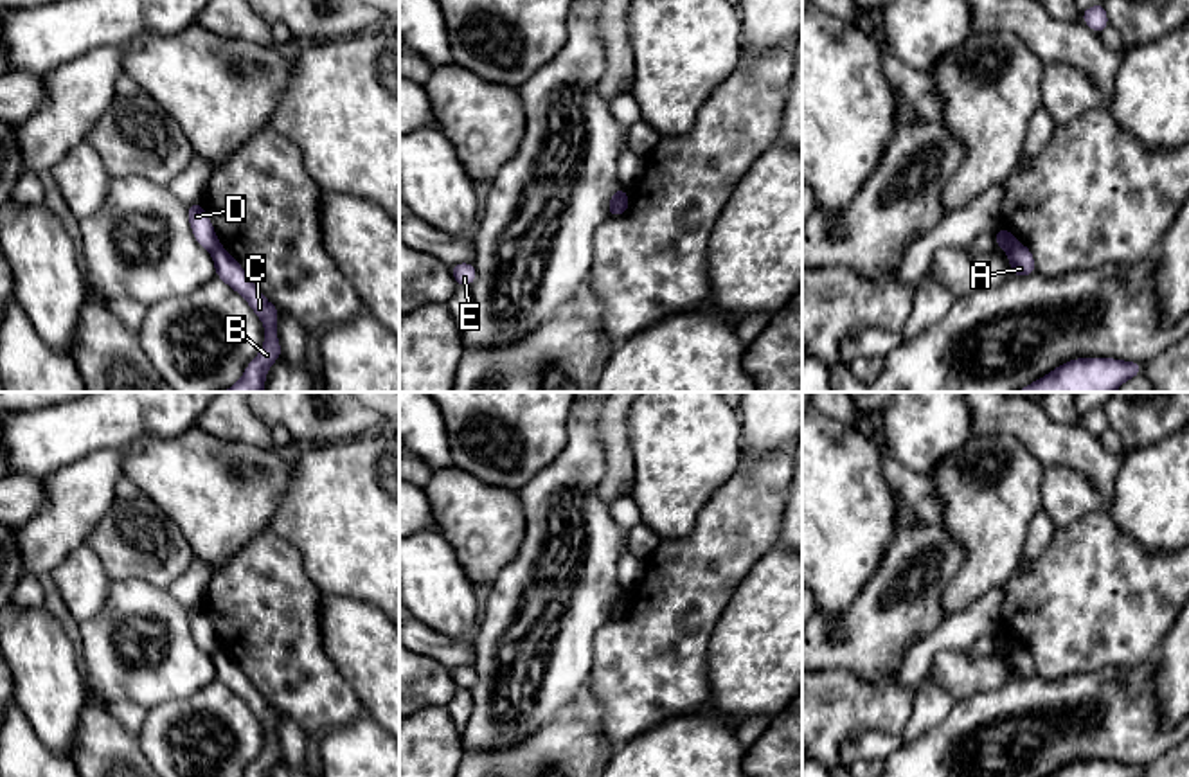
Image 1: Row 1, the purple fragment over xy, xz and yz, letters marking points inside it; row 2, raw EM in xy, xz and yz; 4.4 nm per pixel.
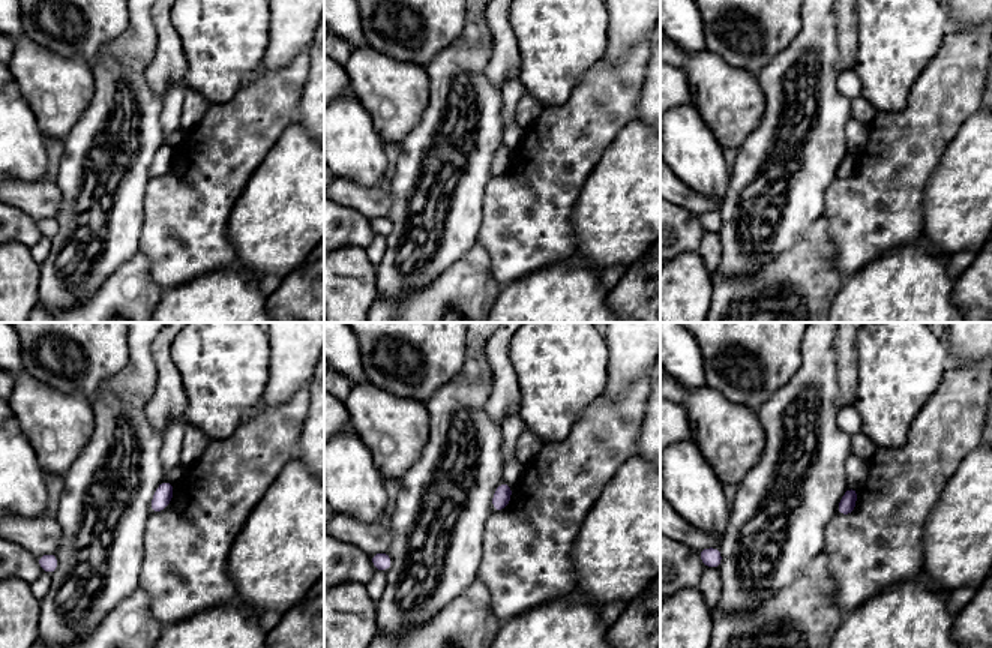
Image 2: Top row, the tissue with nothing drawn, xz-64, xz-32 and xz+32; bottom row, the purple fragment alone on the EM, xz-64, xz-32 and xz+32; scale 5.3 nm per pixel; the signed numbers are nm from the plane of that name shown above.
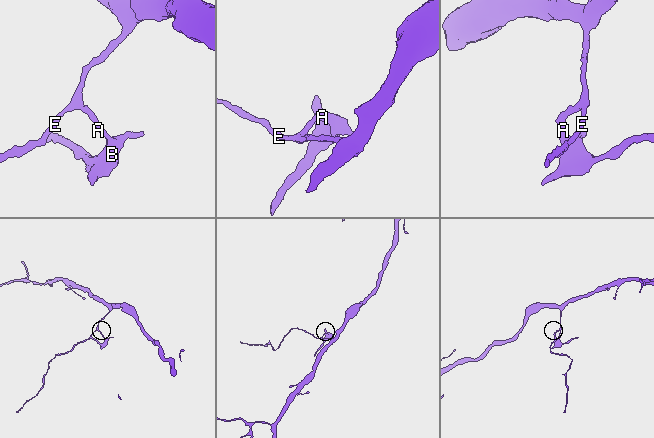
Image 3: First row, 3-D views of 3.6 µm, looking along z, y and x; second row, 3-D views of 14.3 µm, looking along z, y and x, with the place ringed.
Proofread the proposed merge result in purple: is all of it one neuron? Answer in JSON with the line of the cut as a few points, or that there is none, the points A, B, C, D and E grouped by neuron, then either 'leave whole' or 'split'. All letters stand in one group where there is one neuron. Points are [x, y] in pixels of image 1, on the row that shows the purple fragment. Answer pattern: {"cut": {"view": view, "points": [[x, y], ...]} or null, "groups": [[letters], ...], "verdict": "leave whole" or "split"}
{"cut": {"view": "xz", "points": [[623, 191], [610, 214]]}, "groups": [["A", "B", "C"], ["D", "E"]], "verdict": "split"}

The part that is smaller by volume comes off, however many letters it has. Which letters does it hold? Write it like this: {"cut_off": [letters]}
{"cut_off": ["A", "B", "C"]}

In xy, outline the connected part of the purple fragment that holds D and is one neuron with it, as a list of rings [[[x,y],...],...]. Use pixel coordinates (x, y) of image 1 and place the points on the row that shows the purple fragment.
[[[201,203],[187,205],[189,223],[194,239],[209,252],[219,246],[219,239]]]

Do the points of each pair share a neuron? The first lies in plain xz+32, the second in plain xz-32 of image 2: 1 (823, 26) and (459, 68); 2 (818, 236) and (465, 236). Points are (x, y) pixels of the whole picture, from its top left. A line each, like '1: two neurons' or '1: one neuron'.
1: one neuron
2: two neurons

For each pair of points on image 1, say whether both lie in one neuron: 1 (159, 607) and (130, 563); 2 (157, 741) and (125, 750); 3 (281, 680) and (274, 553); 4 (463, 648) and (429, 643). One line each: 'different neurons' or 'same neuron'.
1: different neurons
2: different neurons
3: same neuron
4: same neuron

